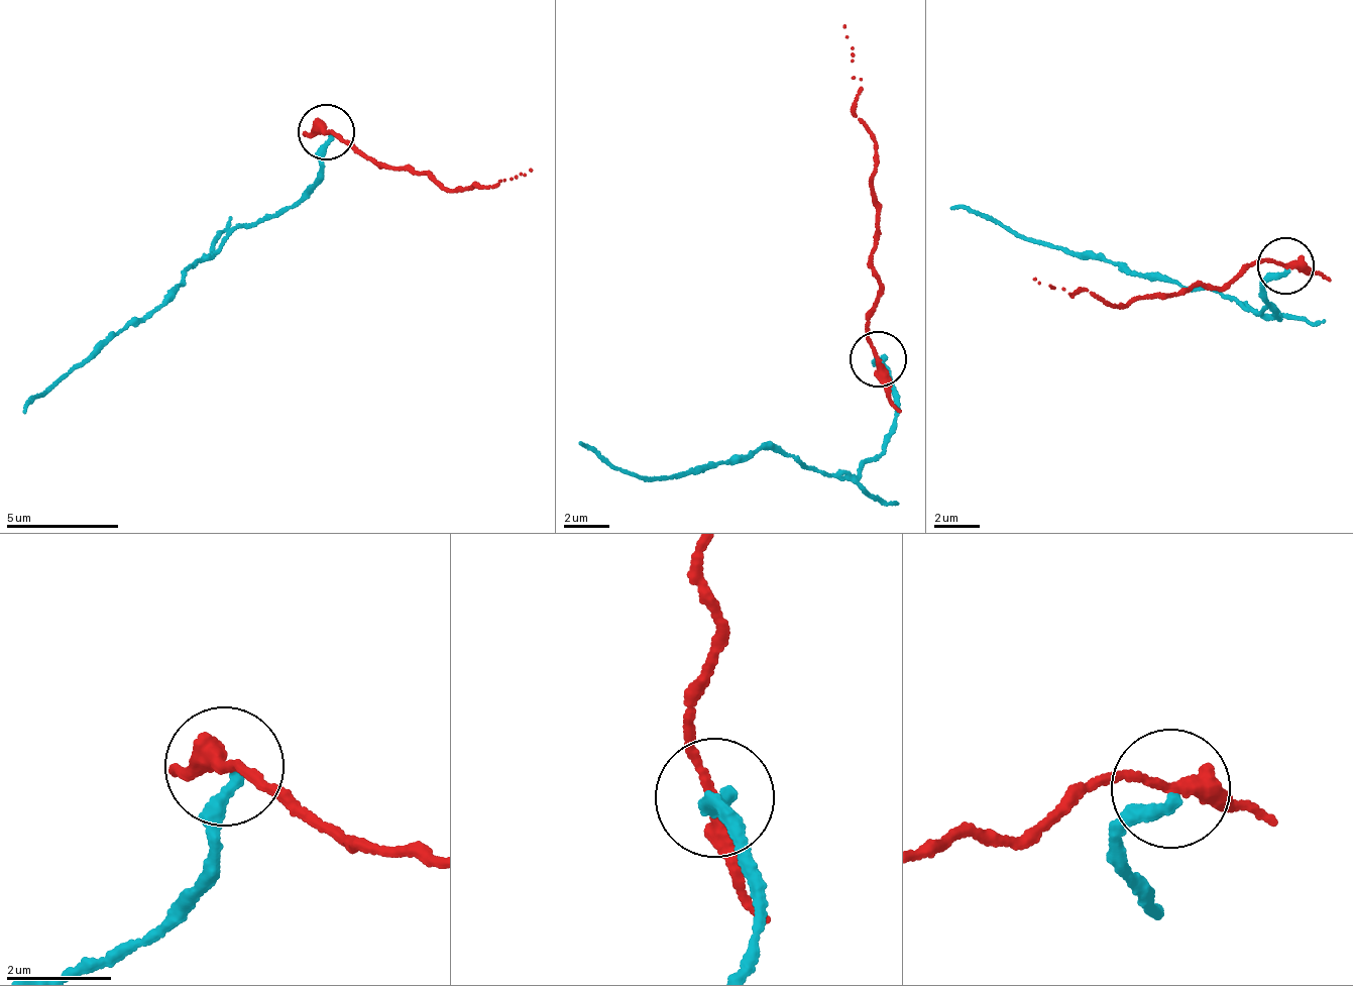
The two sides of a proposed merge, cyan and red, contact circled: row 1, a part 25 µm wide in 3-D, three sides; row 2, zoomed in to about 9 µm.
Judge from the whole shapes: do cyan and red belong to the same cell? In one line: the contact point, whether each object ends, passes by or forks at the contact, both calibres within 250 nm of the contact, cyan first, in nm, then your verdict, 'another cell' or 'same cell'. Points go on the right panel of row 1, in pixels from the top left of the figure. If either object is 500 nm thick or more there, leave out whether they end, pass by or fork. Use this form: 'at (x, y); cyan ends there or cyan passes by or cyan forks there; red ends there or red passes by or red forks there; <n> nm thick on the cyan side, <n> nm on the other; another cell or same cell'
at (1285, 265); cyan ends there; red passes by; 220 nm thick on the cyan side, 280 nm on the other; another cell

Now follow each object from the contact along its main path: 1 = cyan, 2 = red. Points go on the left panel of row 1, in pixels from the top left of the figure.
1: (330, 132), (318, 168), (314, 194), (242, 224), (217, 255), (186, 263), (161, 304), (99, 339), (24, 410)
2: (325, 134), (335, 132), (382, 171), (420, 171), (464, 192), (475, 182), (504, 180), (530, 172)

